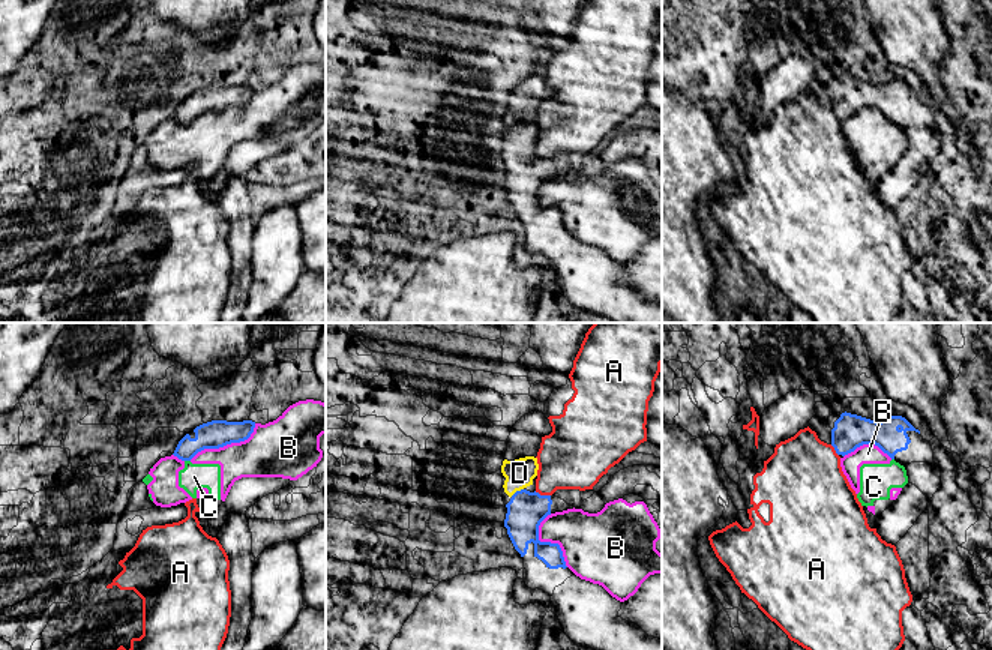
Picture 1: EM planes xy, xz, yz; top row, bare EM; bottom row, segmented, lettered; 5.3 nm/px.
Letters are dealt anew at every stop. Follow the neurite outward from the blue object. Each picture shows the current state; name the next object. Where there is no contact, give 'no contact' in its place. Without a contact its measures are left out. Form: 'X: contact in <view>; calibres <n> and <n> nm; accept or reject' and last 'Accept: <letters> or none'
A: contact in xz; calibres 200 and 340 nm; reject
B: contact in xy; calibres 150 and 280 nm; reject
C: contact in xy; calibres 150 and 140 nm; reject
D: contact in xz; calibres 200 and 160 nm; accept
Accept: D

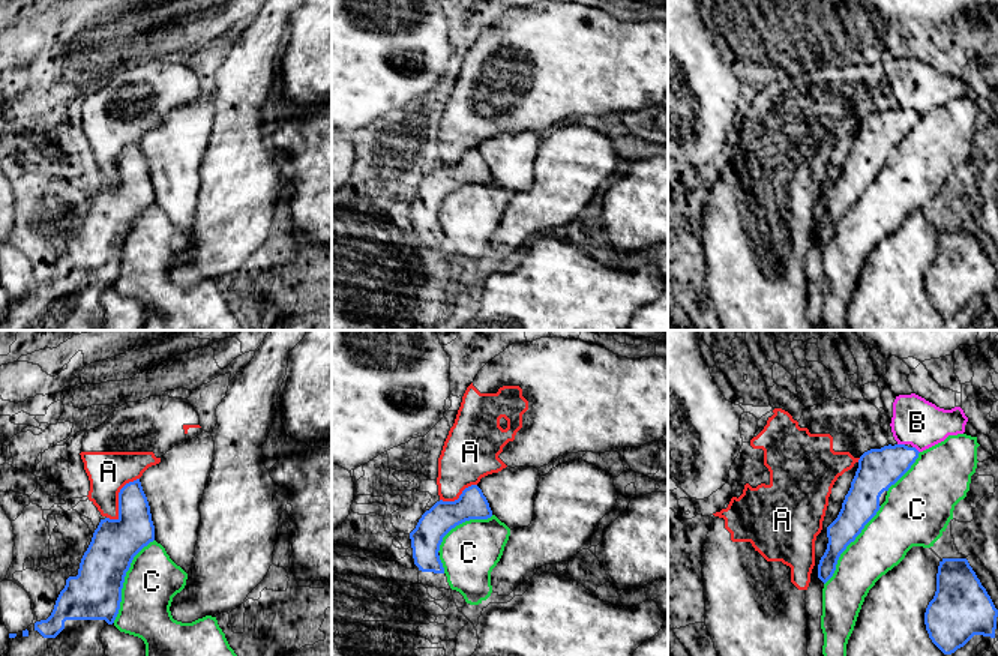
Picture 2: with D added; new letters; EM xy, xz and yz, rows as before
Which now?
A: contact in xy; calibres 260 and 220 nm; reject
B: contact in yz; calibres 220 and 260 nm; reject
C: contact in xy; calibres 280 and 280 nm; reject
Accept: none

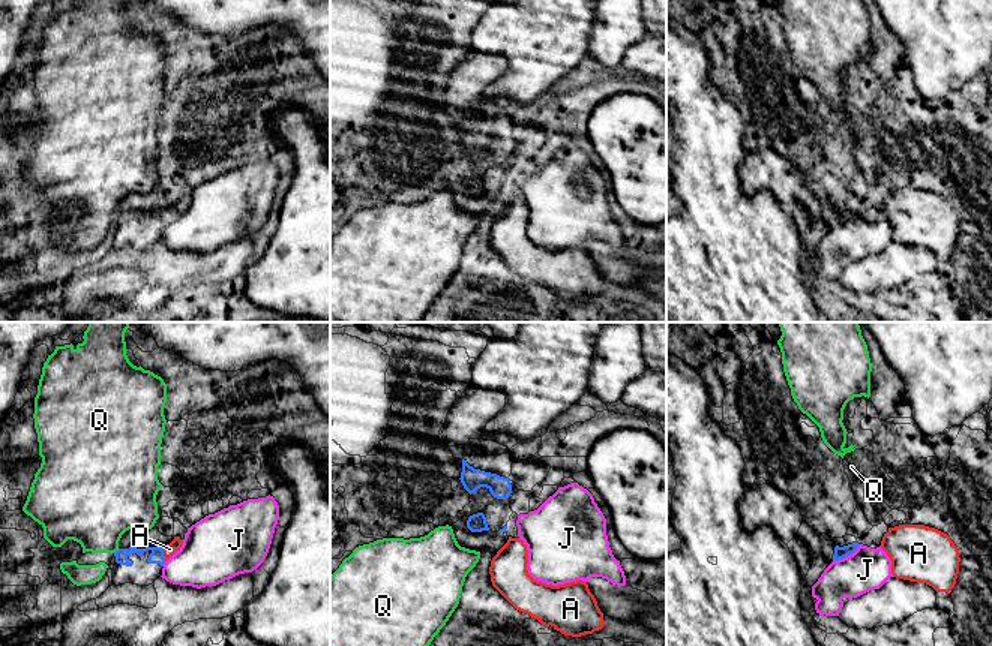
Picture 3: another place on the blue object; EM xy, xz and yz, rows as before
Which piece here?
A: contact in xy; calibres 80 and 70 nm; accept
J: contact in yz; calibres 60 and 220 nm; reject
Q: contact in xy; calibres 80 and 380 nm; reject
Accept: A

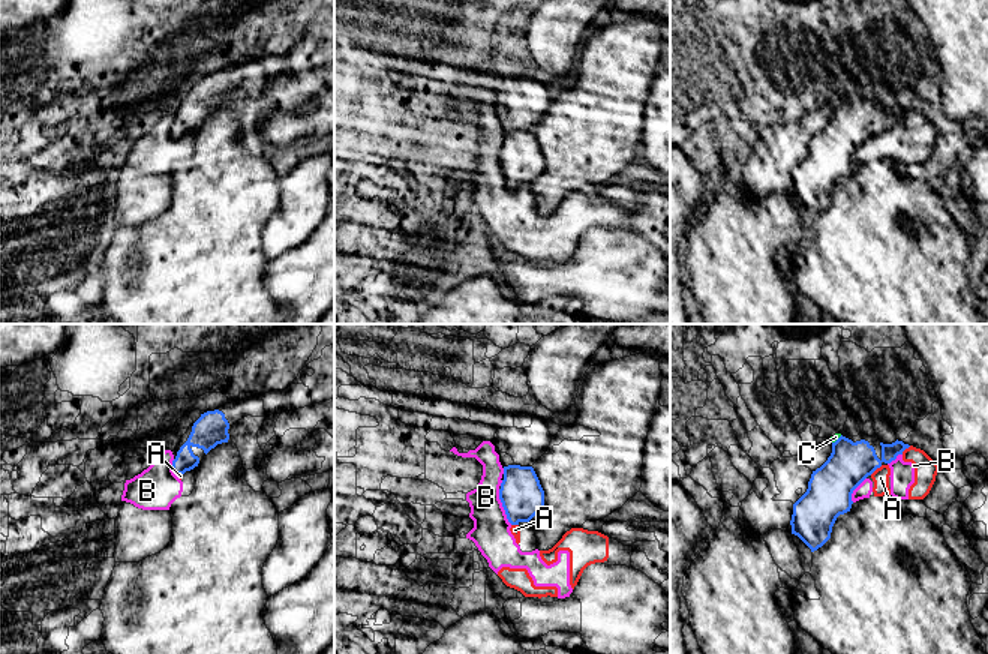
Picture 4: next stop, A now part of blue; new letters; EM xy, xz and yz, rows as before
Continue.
A: contact in yz; calibres 220 and 90 nm; reject
B: contact in xz; calibres 240 and 200 nm; reject
C: contact in yz; calibres 220 and 40 nm; reject
Accept: none

